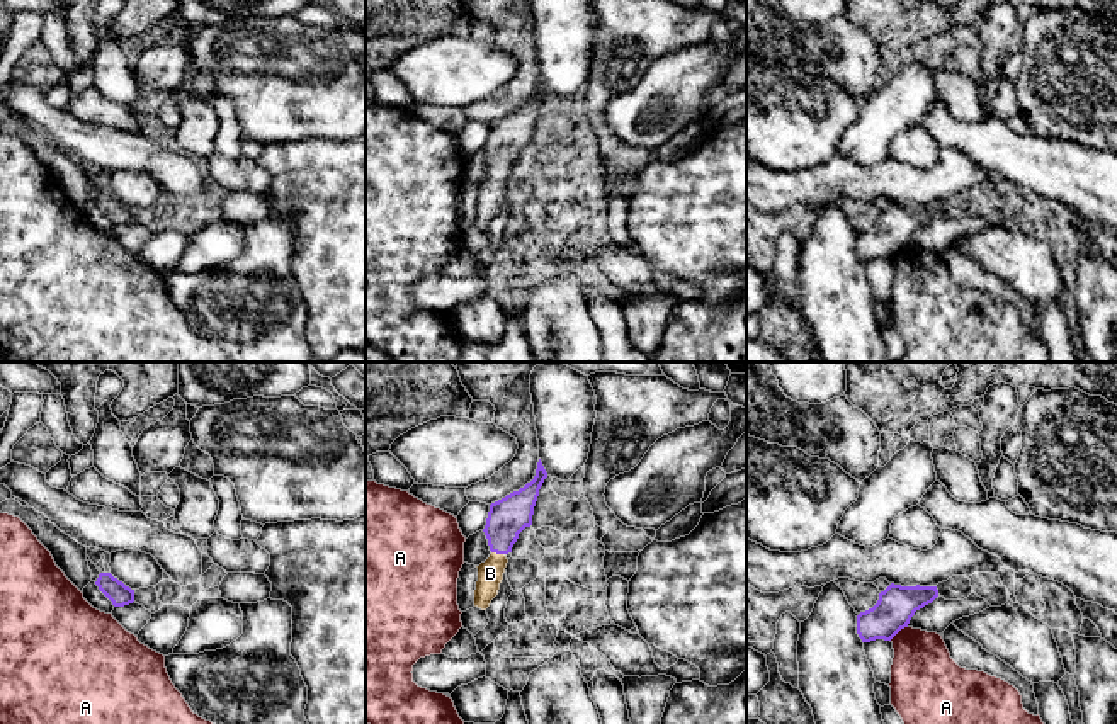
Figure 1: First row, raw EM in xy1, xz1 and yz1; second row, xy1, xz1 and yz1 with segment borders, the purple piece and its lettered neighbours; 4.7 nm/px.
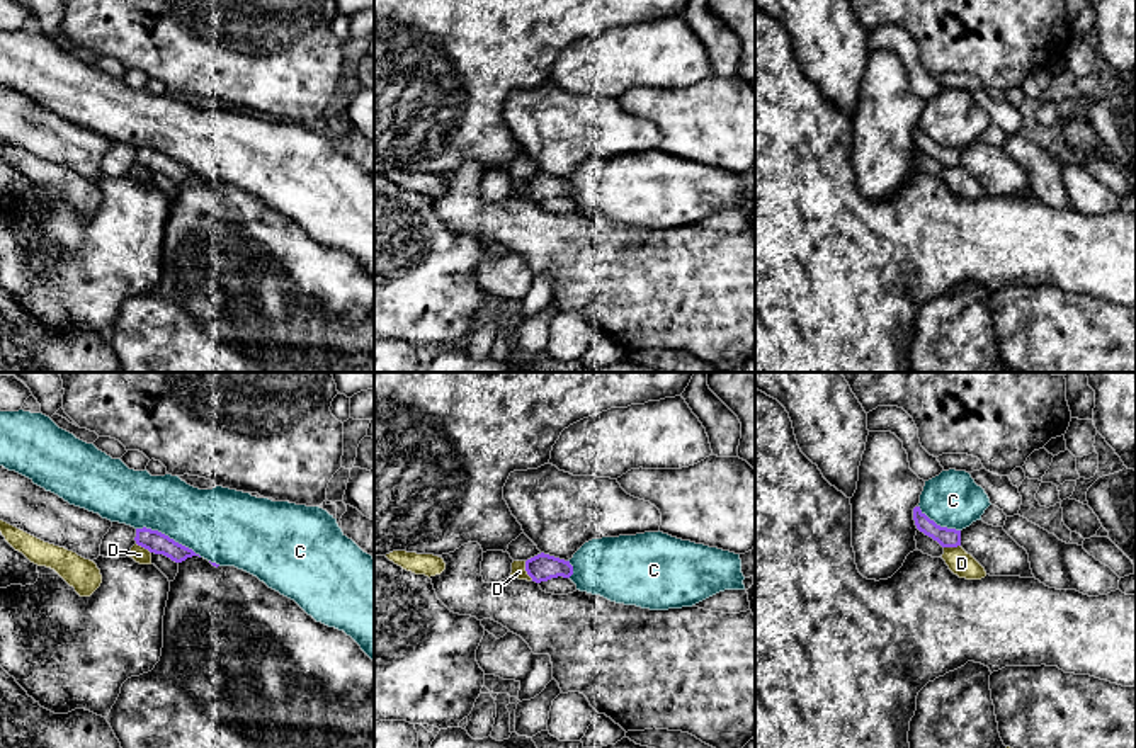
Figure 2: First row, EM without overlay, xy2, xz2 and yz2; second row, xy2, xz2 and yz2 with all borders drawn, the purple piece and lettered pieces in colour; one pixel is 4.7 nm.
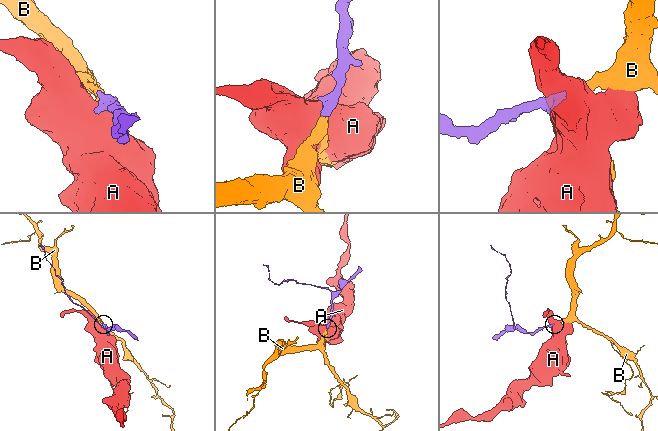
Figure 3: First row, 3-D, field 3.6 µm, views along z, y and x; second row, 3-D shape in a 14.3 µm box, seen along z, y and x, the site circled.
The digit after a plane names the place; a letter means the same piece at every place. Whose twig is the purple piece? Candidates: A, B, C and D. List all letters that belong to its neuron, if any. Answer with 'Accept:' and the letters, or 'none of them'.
Accept: B

